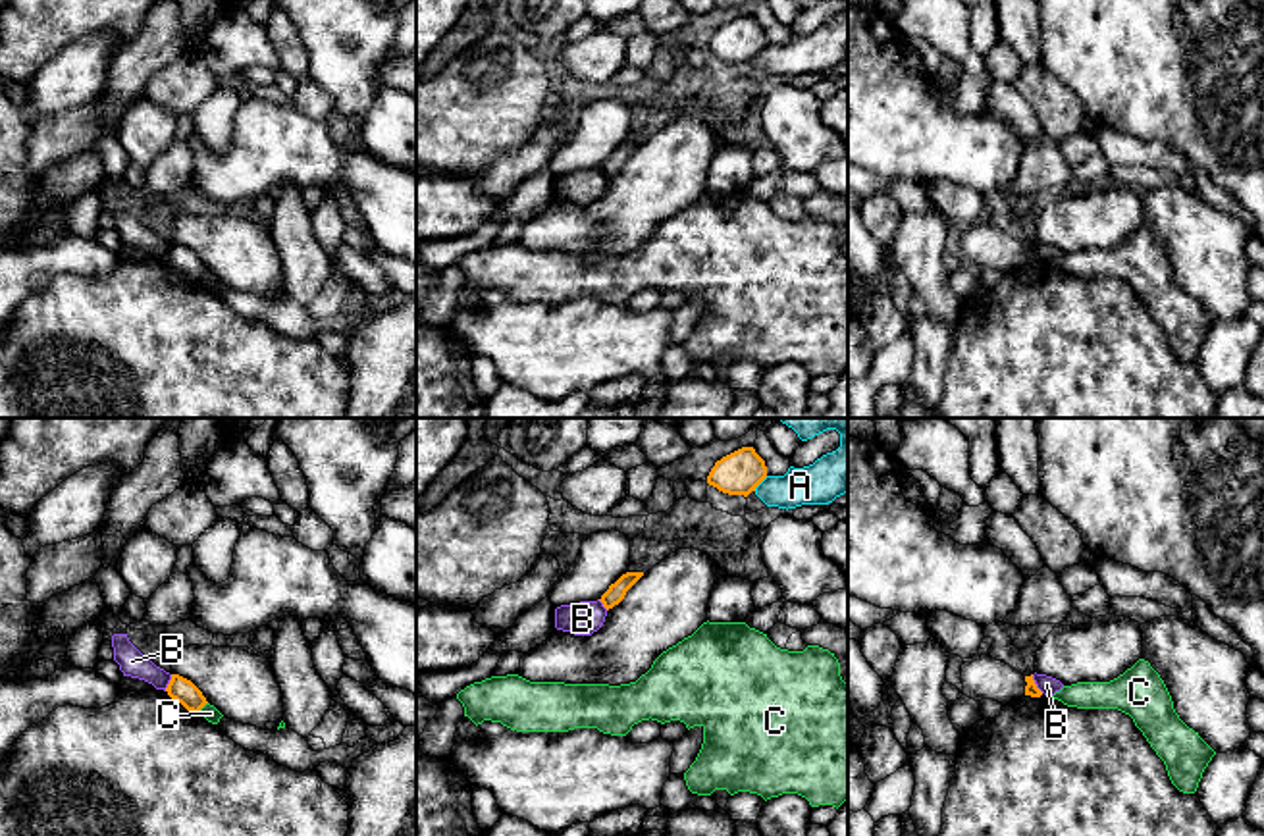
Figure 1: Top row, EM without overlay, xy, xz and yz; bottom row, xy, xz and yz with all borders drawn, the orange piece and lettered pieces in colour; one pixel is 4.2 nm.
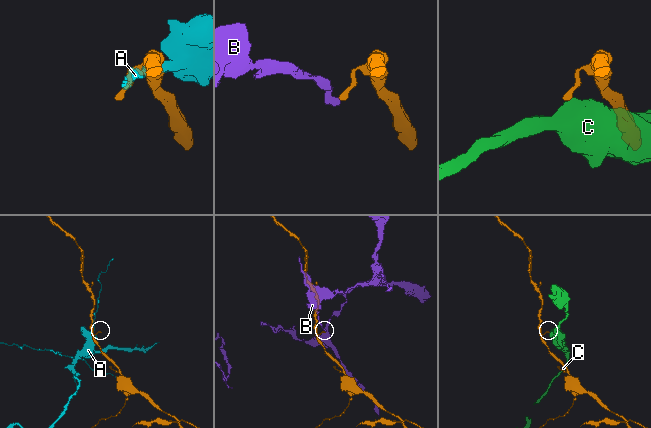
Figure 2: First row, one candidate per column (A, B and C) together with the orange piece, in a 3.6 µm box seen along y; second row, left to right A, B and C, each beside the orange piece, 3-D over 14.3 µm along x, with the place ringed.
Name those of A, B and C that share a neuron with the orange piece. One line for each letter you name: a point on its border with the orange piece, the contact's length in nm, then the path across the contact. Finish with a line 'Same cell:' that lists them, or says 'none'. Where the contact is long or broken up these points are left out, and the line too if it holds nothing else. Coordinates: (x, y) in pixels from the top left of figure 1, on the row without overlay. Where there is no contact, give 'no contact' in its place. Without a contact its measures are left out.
Same cell: none

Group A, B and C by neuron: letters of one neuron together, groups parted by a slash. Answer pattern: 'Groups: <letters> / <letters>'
Groups: A / B / C

